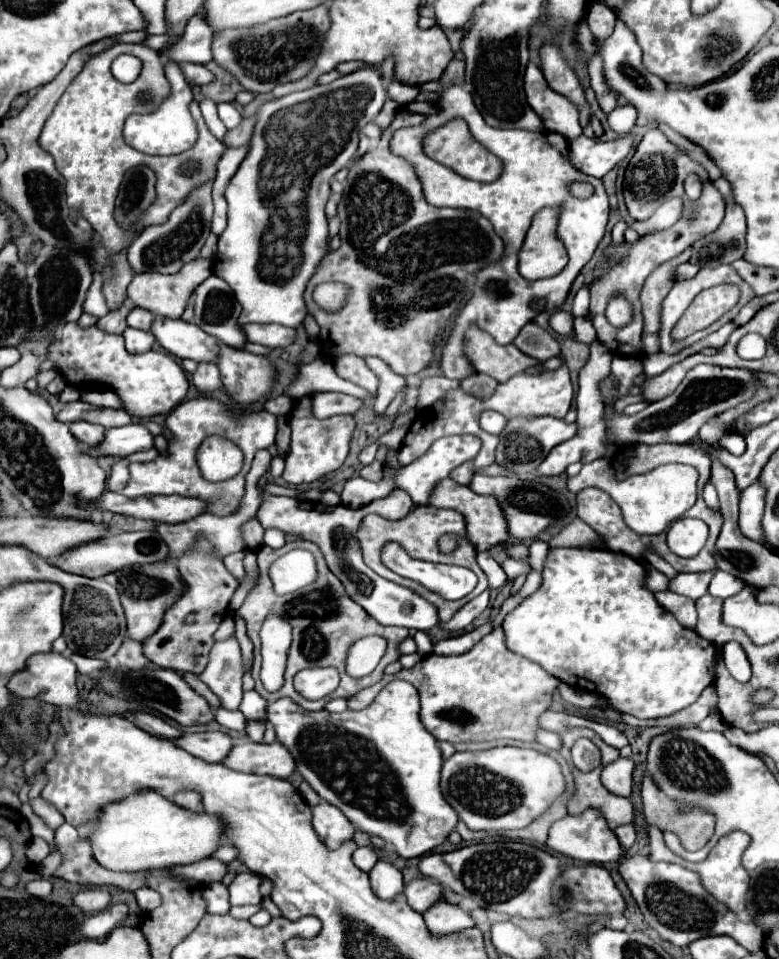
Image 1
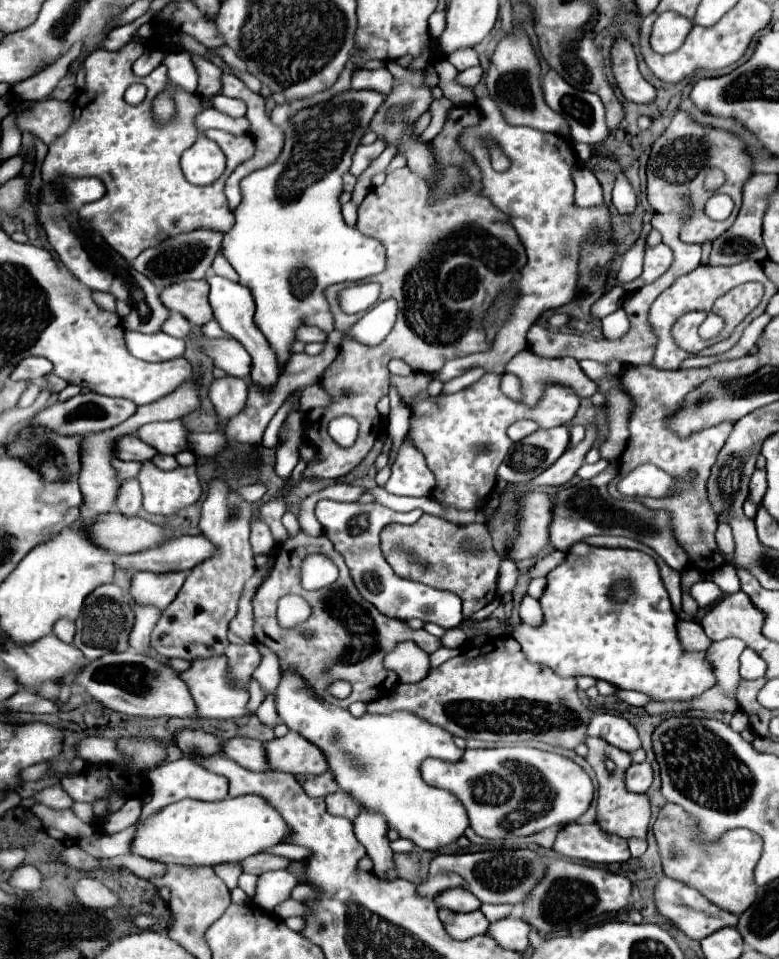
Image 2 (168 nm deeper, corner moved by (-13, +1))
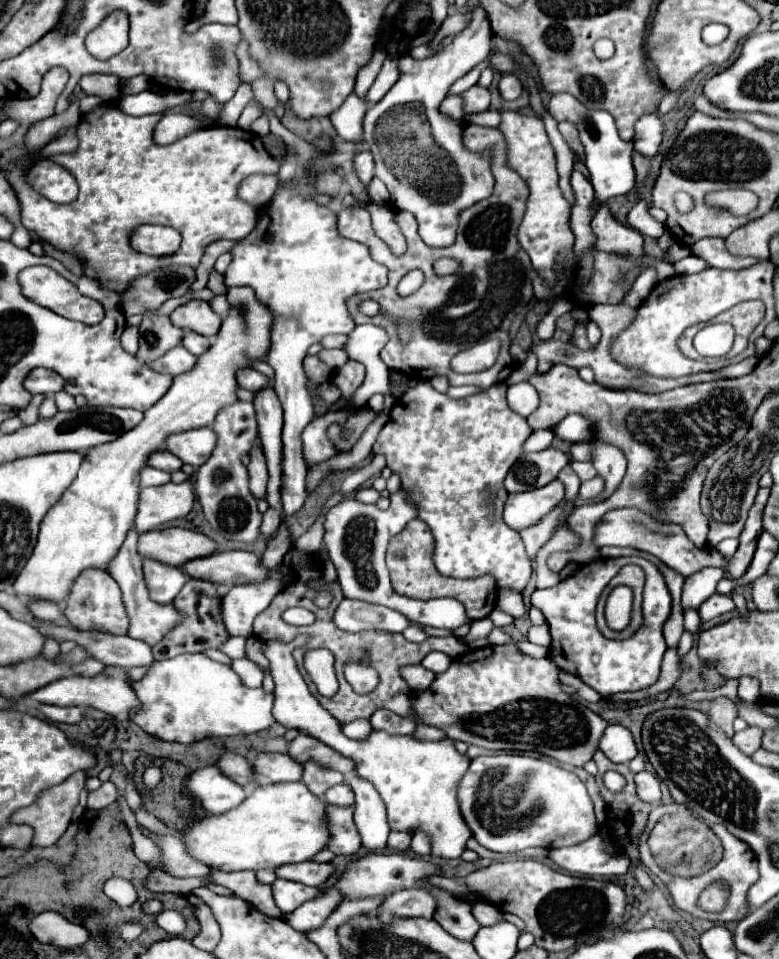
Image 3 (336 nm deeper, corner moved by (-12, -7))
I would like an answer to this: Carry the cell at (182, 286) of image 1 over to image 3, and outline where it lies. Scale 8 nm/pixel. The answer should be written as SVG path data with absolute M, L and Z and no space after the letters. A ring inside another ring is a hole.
M190 300L178 306L170 314L170 322L184 330L194 330L202 336L216 336L222 324L222 318L212 310L212 306L204 300Z

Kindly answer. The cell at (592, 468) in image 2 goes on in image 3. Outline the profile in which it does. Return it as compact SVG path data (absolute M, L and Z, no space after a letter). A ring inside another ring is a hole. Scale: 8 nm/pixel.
M572 460L570 466L572 466L572 470L576 472L576 476L580 480L590 480L590 478L596 476L596 470L594 470L592 462L576 462L576 460Z

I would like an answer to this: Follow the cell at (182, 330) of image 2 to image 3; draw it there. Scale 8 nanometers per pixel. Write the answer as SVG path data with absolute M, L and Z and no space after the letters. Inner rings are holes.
M186 332L184 338L182 338L182 346L184 346L186 350L190 350L192 354L200 356L200 354L204 354L204 352L210 348L210 338L200 336L200 334L196 334L196 332Z

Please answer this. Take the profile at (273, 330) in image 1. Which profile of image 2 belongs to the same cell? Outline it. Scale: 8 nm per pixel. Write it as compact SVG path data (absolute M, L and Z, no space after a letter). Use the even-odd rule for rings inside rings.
M299 326L299 330L295 332L295 338L307 344L307 342L323 342L327 338L327 334L323 334L315 326Z

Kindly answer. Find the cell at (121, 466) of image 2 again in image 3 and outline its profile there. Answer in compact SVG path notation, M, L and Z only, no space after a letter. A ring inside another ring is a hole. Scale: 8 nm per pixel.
M146 468L142 470L142 488L146 486L162 486L162 484L168 484L170 482L170 474L168 472L162 472L162 470L156 470L156 468Z

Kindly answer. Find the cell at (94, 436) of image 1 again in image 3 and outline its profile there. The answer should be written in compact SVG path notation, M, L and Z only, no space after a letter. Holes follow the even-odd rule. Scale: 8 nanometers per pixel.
M162 450L162 452L150 456L150 466L158 468L158 470L164 470L164 472L176 472L176 470L182 468L182 460L176 458L172 452Z

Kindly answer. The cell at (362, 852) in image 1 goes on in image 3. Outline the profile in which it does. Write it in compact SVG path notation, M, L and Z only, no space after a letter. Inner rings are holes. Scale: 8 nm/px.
M416 830L416 832L414 832L414 838L412 838L412 844L410 844L410 850L412 850L414 854L428 856L428 854L430 854L430 846L432 846L430 836L428 836L426 832L422 832L422 830Z

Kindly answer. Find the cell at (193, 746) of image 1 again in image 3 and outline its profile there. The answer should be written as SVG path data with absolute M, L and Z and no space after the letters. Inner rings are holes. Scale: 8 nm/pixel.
M260 754L254 760L254 770L260 776L270 778L272 782L296 782L302 778L304 764L294 760L288 754Z

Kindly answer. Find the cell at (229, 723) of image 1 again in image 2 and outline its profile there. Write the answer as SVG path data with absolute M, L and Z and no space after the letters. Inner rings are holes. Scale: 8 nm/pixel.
M253 680L251 686L249 686L249 702L247 702L247 710L249 710L249 716L255 714L255 710L261 706L261 702L265 700L265 694L263 690L259 688L259 684Z

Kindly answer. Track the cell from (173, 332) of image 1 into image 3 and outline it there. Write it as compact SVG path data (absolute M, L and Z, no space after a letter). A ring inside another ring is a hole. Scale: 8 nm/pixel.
M240 370L238 372L238 384L250 392L260 392L270 386L270 378L260 374L258 370Z

